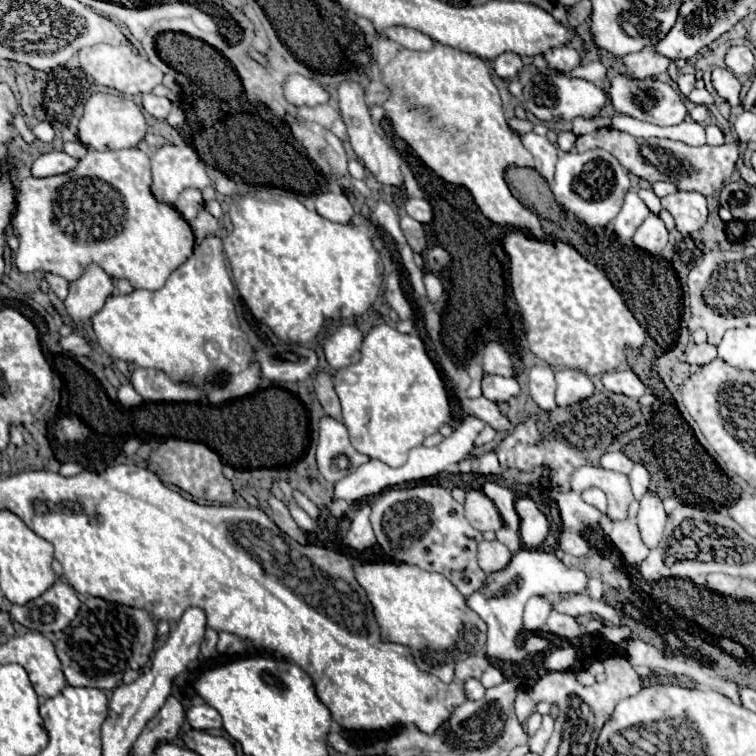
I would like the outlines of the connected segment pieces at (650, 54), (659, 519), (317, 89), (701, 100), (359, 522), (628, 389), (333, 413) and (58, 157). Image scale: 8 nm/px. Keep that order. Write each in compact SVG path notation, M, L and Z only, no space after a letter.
M643 48L637 54L627 54L627 56L617 56L617 62L625 64L631 78L635 80L657 80L661 72L667 72L669 60L655 54L653 48Z
M647 492L641 498L641 506L639 506L639 514L637 514L637 526L639 526L643 542L649 548L655 548L659 544L659 540L663 538L665 520L667 520L667 514L663 510L661 498L653 492Z
M291 74L285 80L283 90L285 90L285 98L295 106L315 106L329 100L329 92L321 84L301 74Z
M705 88L694 89L689 95L688 100L695 104L710 105L714 103L713 95Z
M363 504L357 512L355 518L351 522L351 530L345 536L345 544L357 552L363 552L365 548L371 548L375 544L375 534L369 522L369 514L371 514L371 506Z
M609 372L609 374L603 374L603 386L609 390L609 392L615 392L615 394L625 394L625 396L631 396L631 398L639 398L643 396L645 392L649 392L647 386L643 386L643 382L631 372Z
M319 372L315 376L315 392L317 392L317 398L319 398L325 414L335 418L335 420L341 420L339 396L337 396L337 392L333 388L333 378L327 372Z
M47 152L47 154L41 154L33 162L31 176L35 176L35 178L47 178L47 176L69 172L75 166L77 166L77 160L71 158L69 154L65 154L65 152Z

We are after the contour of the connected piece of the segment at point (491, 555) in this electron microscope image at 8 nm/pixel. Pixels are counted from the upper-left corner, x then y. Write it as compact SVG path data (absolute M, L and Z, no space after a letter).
M481 542L479 544L479 566L491 574L491 572L499 572L503 568L507 568L507 564L511 562L511 552L501 544L501 542Z

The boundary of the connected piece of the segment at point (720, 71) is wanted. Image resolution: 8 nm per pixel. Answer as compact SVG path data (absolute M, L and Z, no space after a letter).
M715 68L713 74L711 74L711 84L713 84L713 90L715 90L723 100L727 100L729 104L735 104L735 102L739 100L741 84L739 84L739 80L731 74L731 70L727 70L727 68Z

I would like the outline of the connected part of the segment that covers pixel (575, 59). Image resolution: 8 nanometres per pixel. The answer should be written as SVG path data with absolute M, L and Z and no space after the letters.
M571 46L551 48L551 50L547 50L543 56L545 56L547 64L549 64L551 68L559 70L559 72L569 72L569 70L573 70L575 66L579 66L579 62L581 62L579 54L577 54Z

